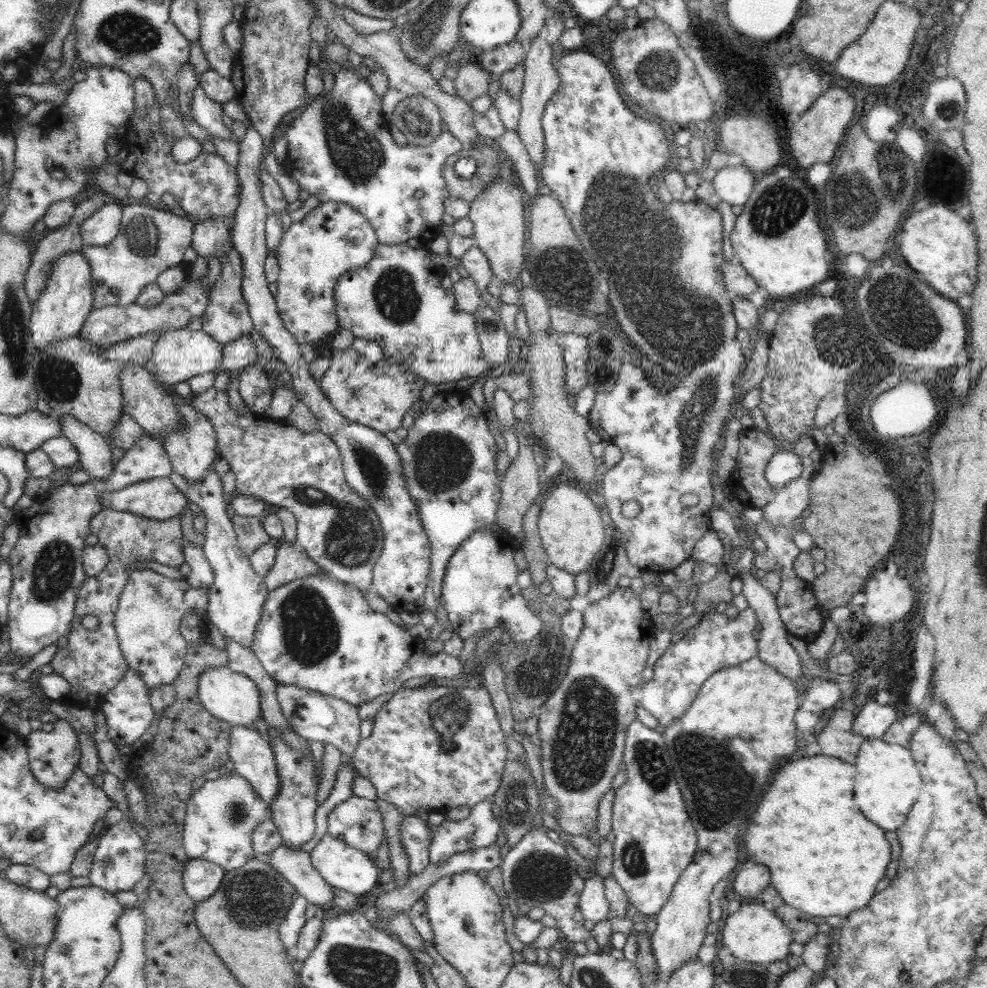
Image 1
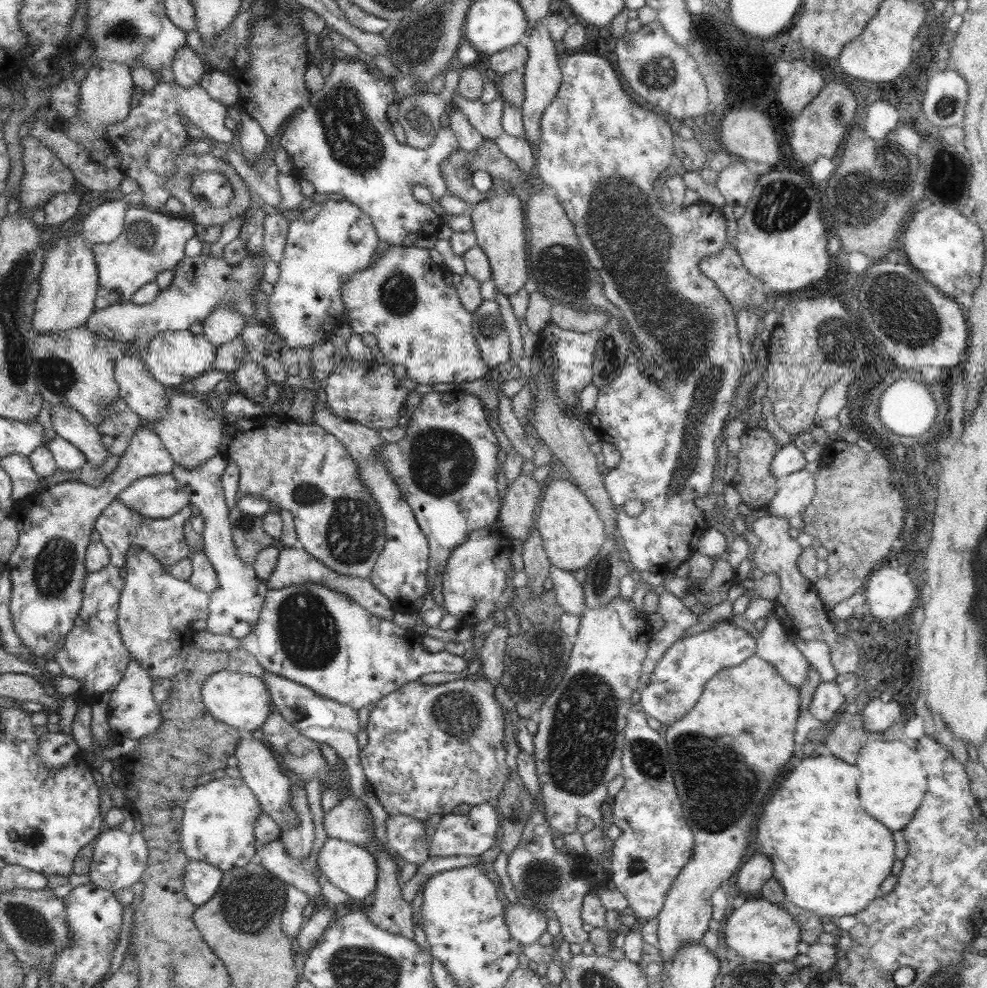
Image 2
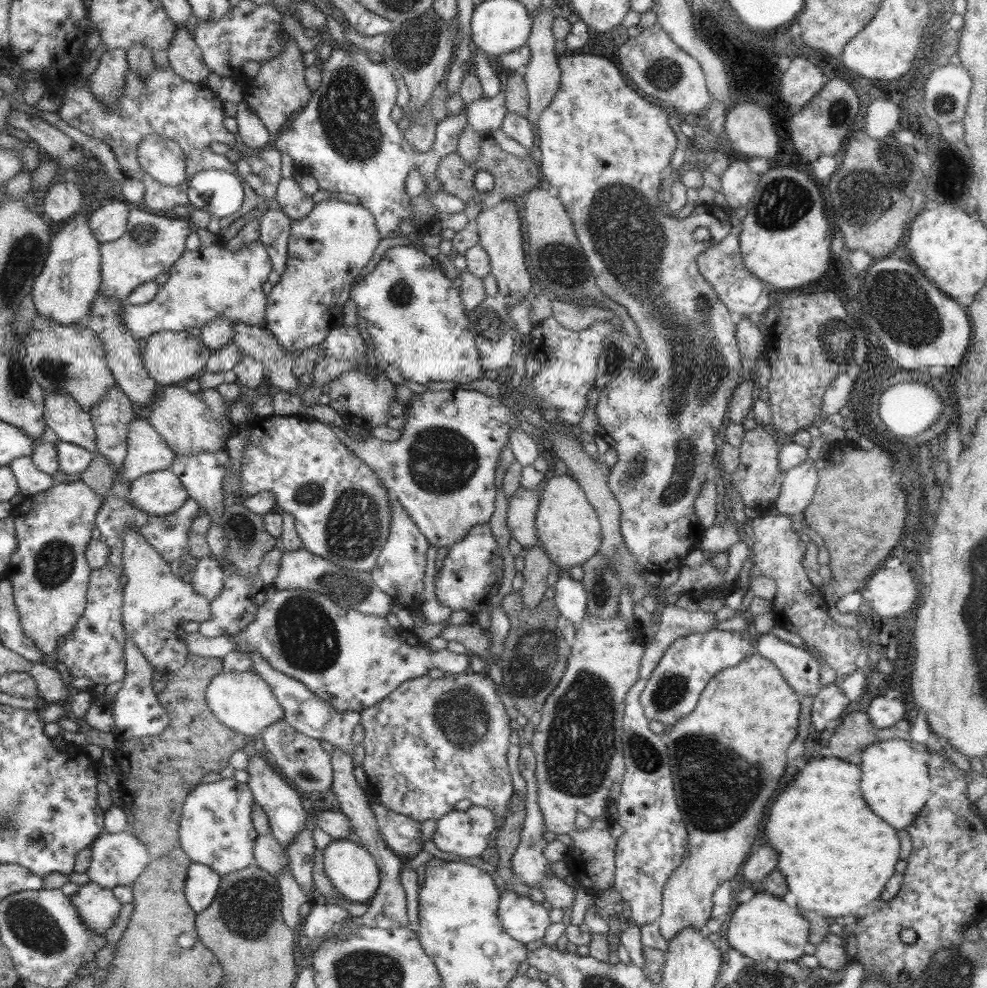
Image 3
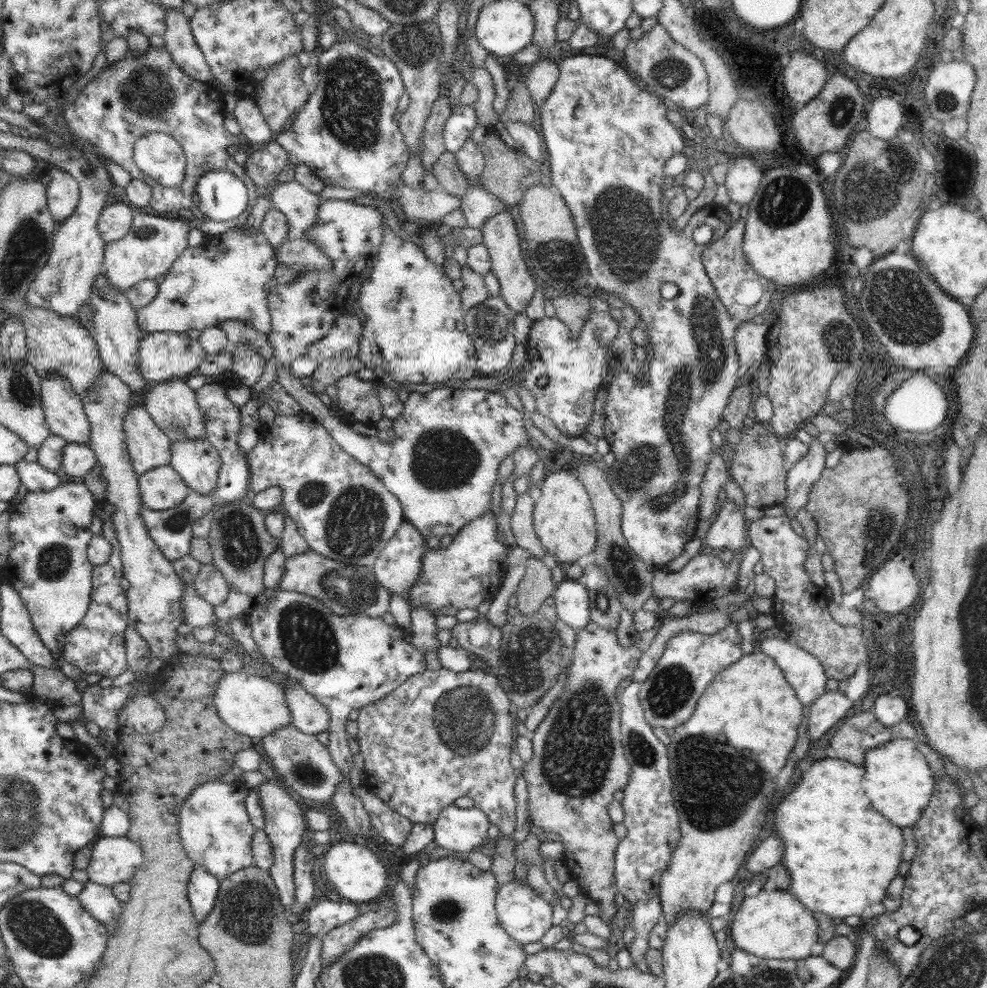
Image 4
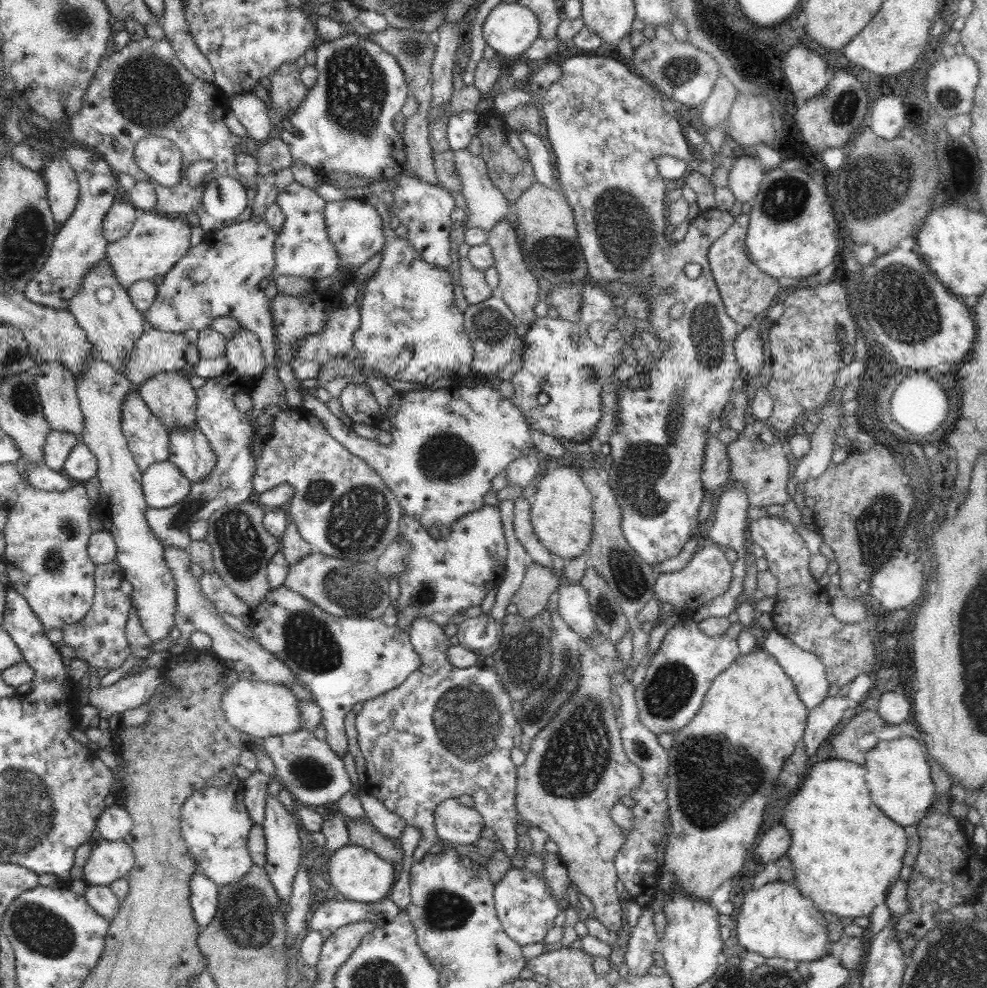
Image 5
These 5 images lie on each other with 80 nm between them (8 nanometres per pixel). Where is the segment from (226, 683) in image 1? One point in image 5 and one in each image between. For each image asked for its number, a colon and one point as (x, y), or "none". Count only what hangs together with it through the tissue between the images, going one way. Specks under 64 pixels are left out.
2: (238, 699)
3: (244, 702)
4: (251, 705)
5: (260, 709)

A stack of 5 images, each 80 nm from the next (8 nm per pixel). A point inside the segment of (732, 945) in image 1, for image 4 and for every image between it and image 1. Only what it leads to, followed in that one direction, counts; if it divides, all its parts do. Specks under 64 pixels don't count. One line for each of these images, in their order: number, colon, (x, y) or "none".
2: (760, 931)
3: (766, 929)
4: (772, 924)

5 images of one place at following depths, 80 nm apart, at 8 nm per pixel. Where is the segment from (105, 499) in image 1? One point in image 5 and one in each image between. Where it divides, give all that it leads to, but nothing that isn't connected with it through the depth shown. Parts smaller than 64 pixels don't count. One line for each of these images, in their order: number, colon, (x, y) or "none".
2: (159, 496)
3: (159, 493)
4: (162, 488)
5: (163, 484)

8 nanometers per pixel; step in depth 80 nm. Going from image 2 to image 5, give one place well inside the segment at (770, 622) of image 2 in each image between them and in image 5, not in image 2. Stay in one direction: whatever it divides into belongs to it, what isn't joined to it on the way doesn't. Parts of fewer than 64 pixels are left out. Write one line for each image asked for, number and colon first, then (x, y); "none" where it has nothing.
3: (800, 670)
4: (803, 671)
5: (808, 674)

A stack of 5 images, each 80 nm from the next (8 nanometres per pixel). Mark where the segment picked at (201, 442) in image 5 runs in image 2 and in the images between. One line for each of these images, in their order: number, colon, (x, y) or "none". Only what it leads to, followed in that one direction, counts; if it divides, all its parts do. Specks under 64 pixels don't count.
2: (234, 607)
3: (202, 473)
4: (197, 462)

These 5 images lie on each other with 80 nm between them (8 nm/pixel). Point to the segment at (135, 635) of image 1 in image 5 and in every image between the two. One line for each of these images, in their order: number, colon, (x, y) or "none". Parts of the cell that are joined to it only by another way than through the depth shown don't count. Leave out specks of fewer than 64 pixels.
2: (155, 610)
3: (157, 604)
4: (155, 610)
5: (101, 389)

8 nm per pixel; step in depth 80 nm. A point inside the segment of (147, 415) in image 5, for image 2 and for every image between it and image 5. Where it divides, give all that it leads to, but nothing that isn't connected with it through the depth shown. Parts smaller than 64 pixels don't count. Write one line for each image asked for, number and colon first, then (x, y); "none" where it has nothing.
2: (47, 570)
3: (147, 451)
4: (148, 446)

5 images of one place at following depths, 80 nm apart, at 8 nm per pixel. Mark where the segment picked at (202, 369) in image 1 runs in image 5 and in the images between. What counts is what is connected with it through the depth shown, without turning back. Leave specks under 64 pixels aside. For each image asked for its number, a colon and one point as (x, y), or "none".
2: (174, 357)
3: (169, 357)
4: (163, 356)
5: (156, 351)

